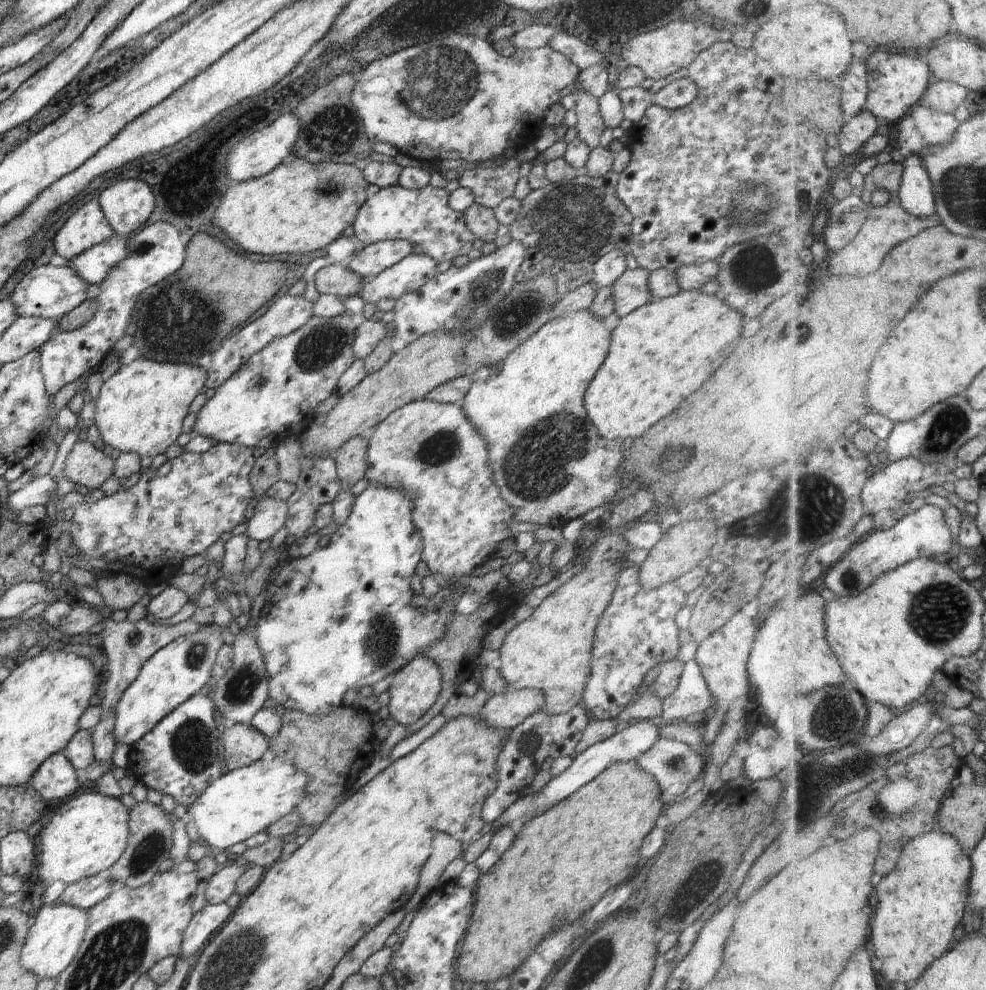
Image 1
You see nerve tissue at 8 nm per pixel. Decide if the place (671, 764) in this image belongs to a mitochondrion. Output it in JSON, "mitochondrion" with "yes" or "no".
{"mitochondrion":"yes"}

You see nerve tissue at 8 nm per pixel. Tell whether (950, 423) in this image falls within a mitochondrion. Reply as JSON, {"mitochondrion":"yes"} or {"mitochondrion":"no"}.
{"mitochondrion":"yes"}

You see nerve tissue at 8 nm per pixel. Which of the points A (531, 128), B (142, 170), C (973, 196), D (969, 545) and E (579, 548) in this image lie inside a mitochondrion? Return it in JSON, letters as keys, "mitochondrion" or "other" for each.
{"A":"other","B":"other","C":"mitochondrion","D":"other","E":"other"}

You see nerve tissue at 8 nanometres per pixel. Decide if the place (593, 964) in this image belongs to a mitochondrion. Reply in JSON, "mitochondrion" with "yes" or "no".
{"mitochondrion":"yes"}

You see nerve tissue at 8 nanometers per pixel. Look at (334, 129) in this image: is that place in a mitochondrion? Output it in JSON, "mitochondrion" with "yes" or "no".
{"mitochondrion":"yes"}

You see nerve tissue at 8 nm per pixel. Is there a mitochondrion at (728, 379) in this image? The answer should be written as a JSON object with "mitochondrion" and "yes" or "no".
{"mitochondrion":"no"}

